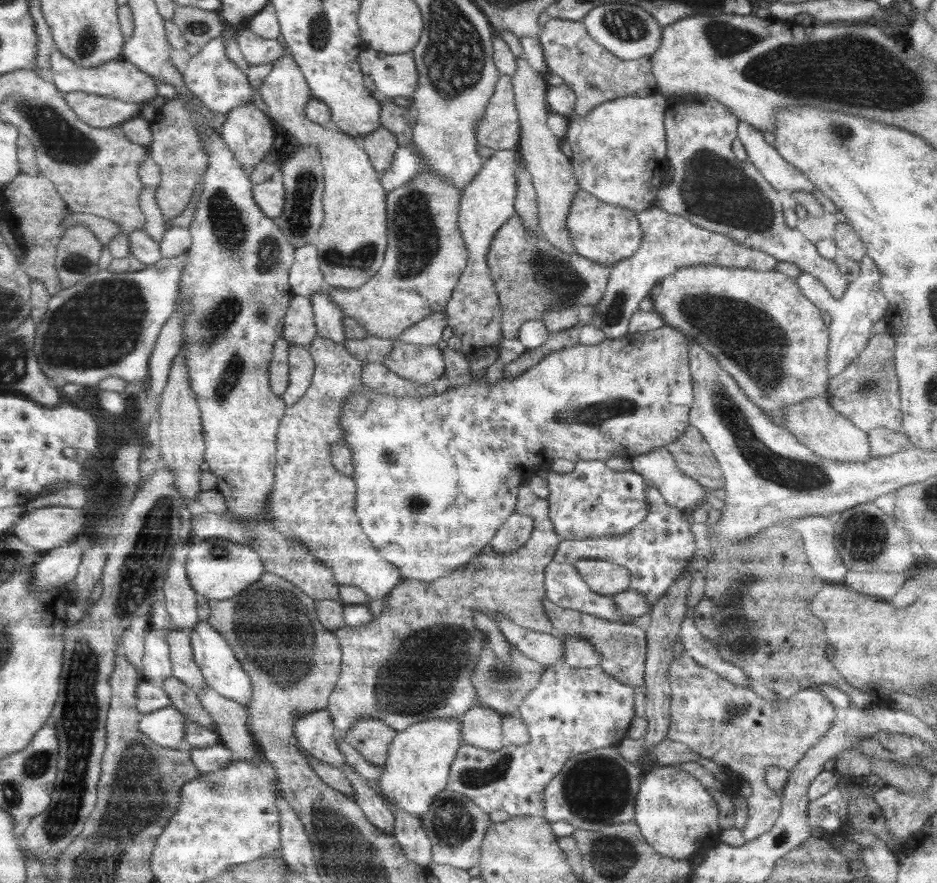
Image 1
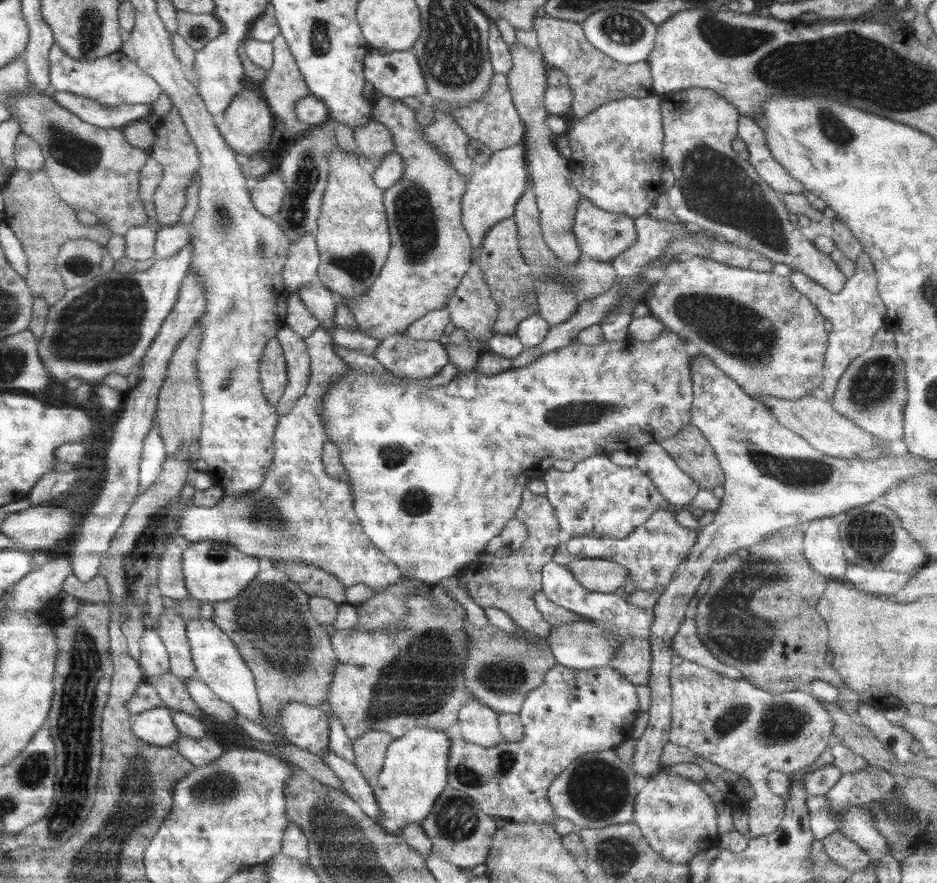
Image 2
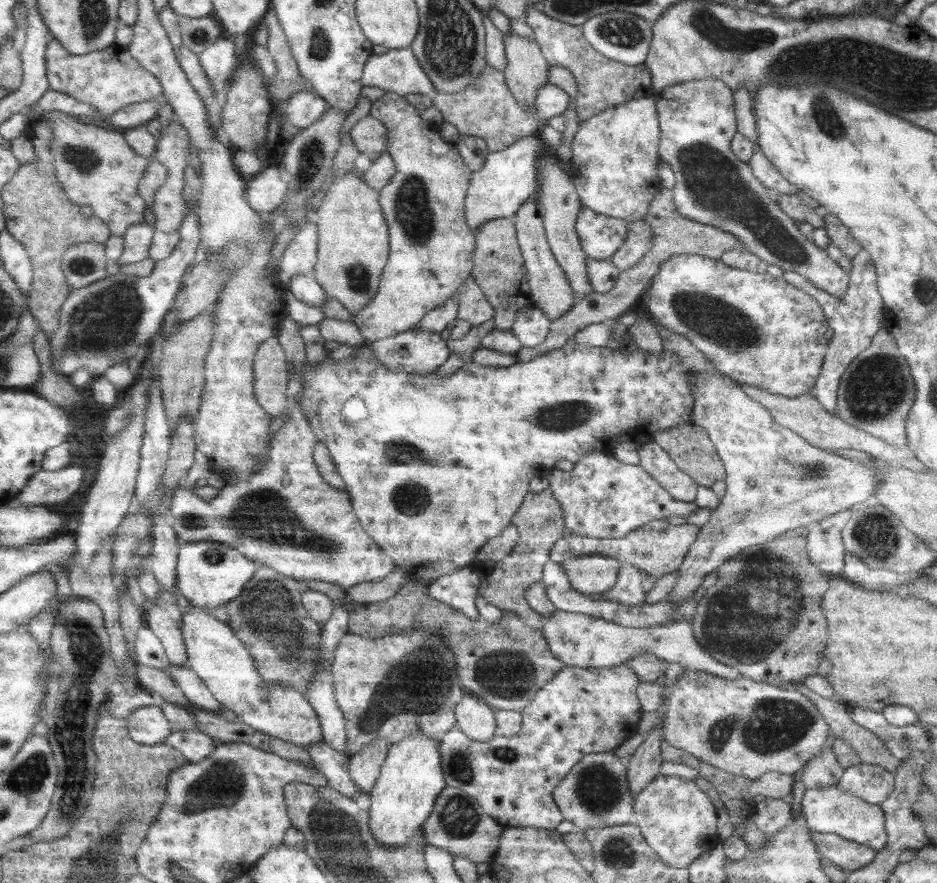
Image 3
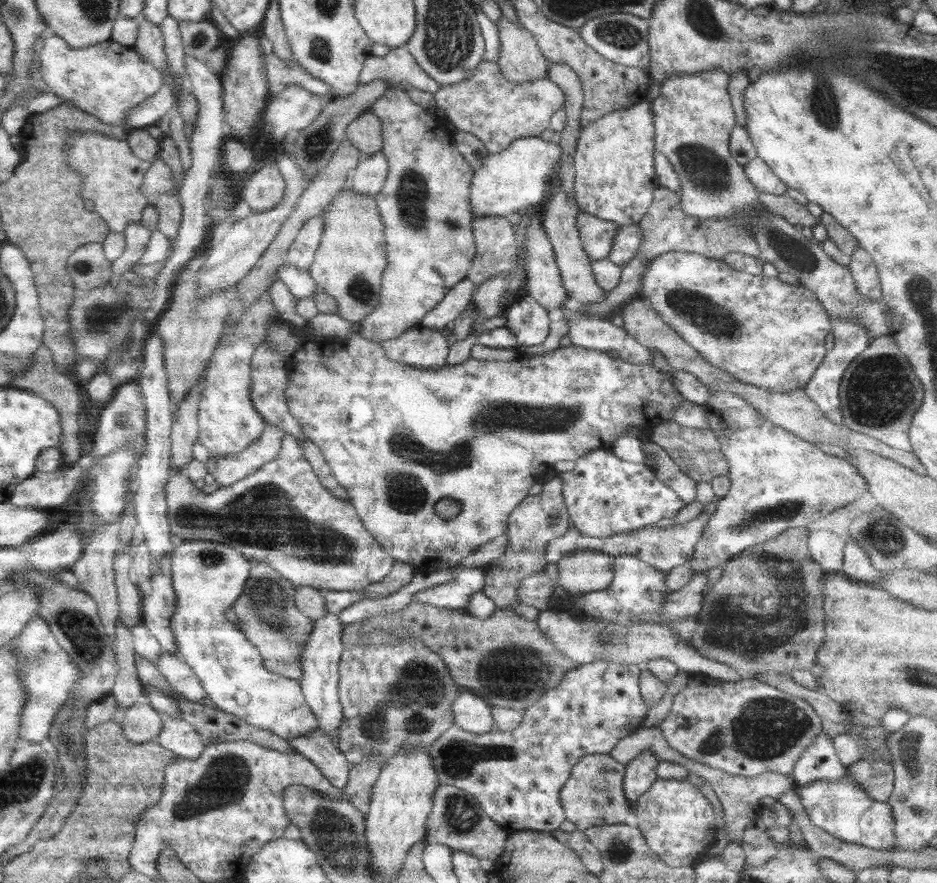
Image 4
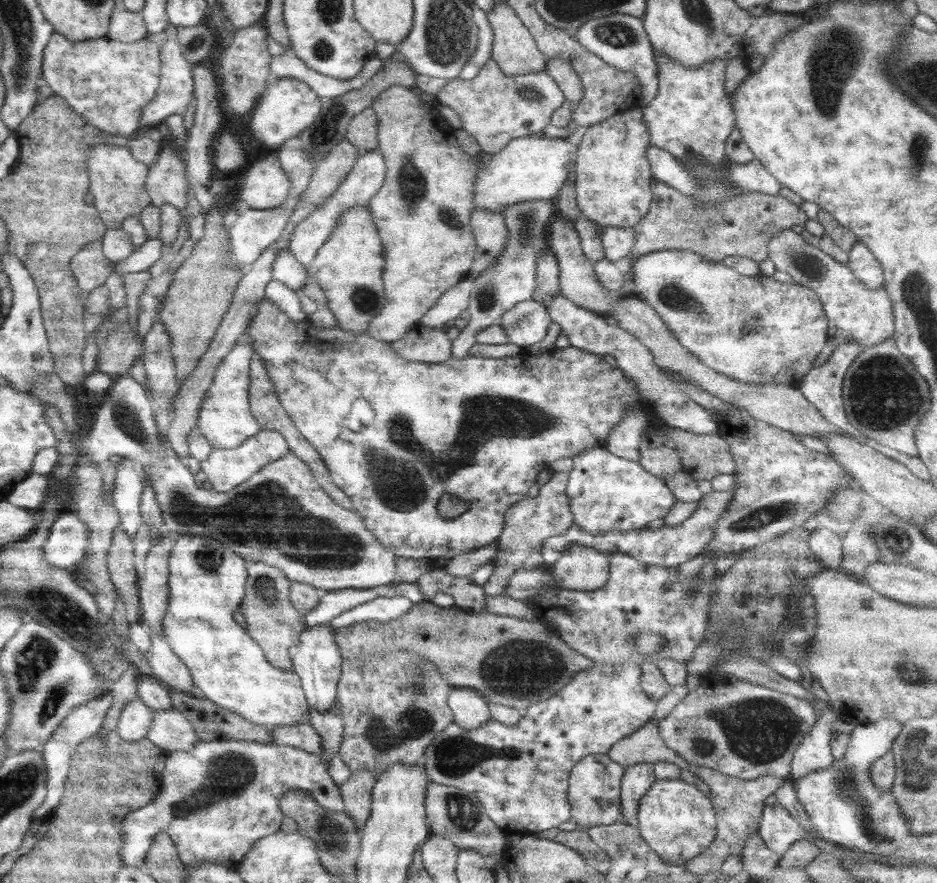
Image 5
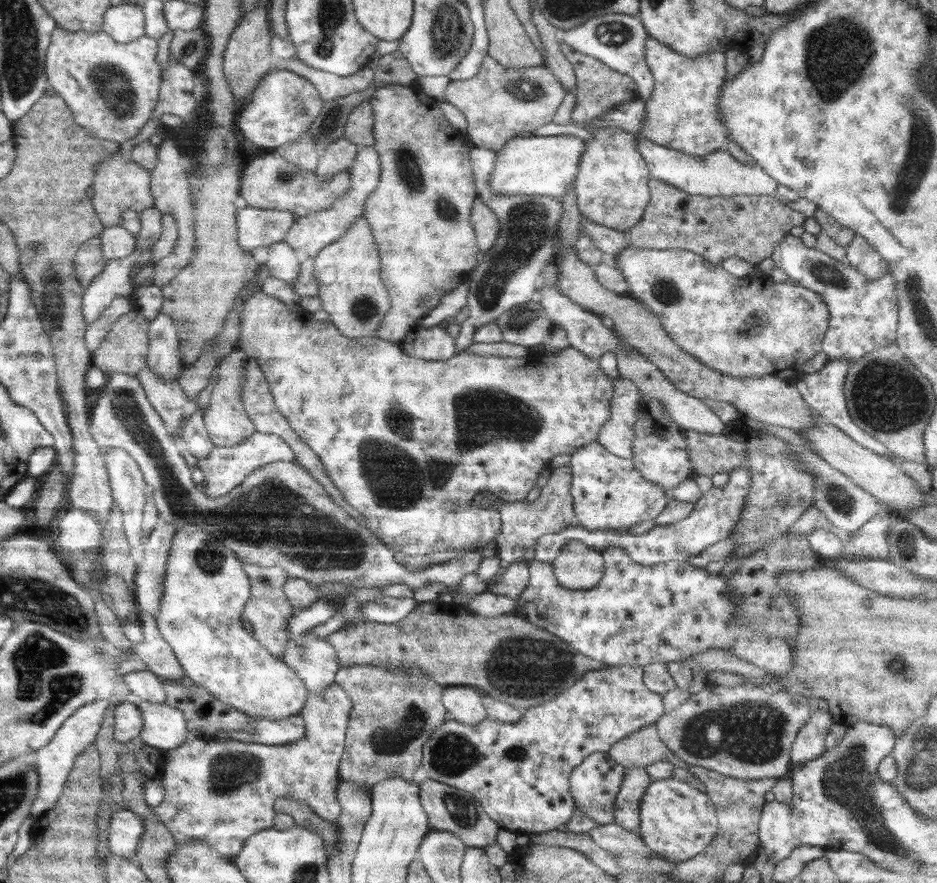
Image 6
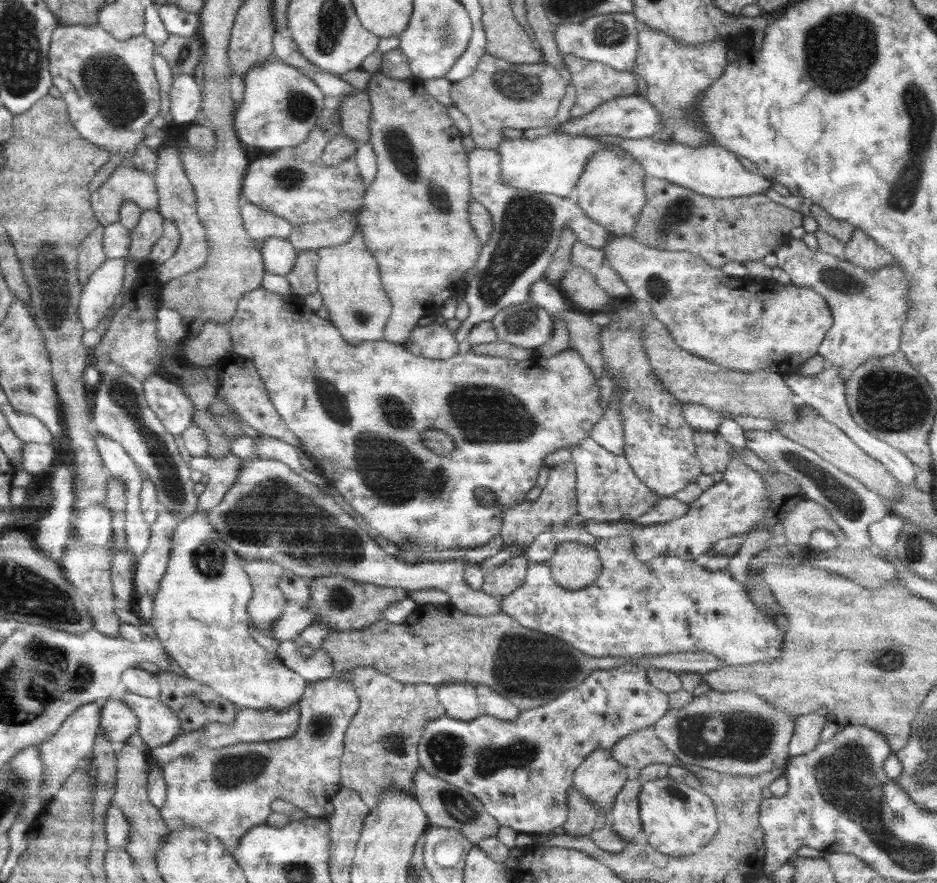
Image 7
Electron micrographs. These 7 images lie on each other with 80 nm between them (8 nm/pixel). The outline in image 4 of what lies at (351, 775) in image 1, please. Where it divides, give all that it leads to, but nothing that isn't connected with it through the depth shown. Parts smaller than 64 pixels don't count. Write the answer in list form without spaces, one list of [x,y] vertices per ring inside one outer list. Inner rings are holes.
[[[319,728],[287,741],[298,753],[310,759],[336,788],[343,790],[348,782],[352,765],[339,751],[338,742],[328,738]]]

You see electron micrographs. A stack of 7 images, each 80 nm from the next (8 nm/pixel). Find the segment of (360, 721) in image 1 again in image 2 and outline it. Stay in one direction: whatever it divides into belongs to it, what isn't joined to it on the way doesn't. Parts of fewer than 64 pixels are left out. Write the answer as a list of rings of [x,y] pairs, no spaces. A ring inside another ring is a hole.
[[[381,730],[363,732],[353,740],[353,763],[368,782],[382,770],[388,745],[393,740],[393,736]]]

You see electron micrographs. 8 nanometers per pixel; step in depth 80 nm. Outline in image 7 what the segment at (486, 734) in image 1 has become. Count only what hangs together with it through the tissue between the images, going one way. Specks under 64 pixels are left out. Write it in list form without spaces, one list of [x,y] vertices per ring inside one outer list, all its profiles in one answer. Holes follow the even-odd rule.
[[[450,681],[437,685],[437,697],[445,708],[445,714],[456,720],[471,721],[483,710],[478,702],[475,685]]]

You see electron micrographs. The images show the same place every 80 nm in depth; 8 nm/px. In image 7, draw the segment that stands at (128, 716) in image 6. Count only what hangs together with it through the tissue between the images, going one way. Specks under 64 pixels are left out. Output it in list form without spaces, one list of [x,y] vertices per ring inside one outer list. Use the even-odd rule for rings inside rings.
[[[114,699],[102,702],[99,734],[112,742],[125,743],[138,729],[138,717],[128,704]]]

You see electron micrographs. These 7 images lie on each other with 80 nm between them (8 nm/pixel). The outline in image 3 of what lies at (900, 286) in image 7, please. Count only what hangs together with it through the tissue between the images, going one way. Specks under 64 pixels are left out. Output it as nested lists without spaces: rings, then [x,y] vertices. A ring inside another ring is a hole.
[[[692,80],[658,91],[655,103],[660,122],[658,154],[673,170],[674,186],[671,191],[677,211],[685,219],[709,224],[733,234],[743,244],[743,248],[759,256],[767,264],[779,266],[784,271],[797,272],[824,292],[842,298],[849,285],[849,273],[825,251],[832,243],[825,229],[815,228],[810,236],[803,234],[798,223],[775,201],[778,193],[764,187],[754,177],[749,163],[738,160],[732,152],[731,140],[737,133],[737,121],[730,88],[726,88],[720,80]]]

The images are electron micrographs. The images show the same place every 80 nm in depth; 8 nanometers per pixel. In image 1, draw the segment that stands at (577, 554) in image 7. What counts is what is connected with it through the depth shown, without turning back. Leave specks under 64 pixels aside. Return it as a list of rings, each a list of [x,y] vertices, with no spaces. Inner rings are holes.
[[[579,559],[574,562],[574,567],[592,592],[597,594],[612,597],[629,589],[629,571],[611,561]]]

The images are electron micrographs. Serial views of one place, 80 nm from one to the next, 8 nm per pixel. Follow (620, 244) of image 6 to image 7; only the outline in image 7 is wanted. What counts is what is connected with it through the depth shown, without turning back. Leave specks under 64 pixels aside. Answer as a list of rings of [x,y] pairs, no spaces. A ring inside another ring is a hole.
[[[475,147],[468,152],[468,166],[472,198],[488,210],[492,216],[493,229],[489,239],[482,245],[476,268],[478,272],[466,284],[463,300],[469,306],[469,315],[454,333],[460,346],[480,322],[491,321],[503,308],[530,300],[530,287],[546,272],[565,226],[574,231],[577,240],[603,250],[616,237],[608,229],[584,214],[578,203],[568,197],[516,190],[500,180],[501,158],[497,151]]]

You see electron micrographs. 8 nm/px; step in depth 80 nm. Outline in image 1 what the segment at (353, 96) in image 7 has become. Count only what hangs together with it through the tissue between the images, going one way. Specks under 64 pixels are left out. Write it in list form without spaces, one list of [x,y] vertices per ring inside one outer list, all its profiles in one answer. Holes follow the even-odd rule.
[[[382,126],[368,135],[353,139],[368,153],[371,165],[379,174],[384,174],[391,167],[394,153],[400,148],[394,134]]]

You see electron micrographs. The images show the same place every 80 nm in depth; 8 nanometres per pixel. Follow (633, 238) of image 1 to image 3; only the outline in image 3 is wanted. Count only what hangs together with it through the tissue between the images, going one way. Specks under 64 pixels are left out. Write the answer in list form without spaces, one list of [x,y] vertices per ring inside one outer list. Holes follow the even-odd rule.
[[[582,205],[575,229],[587,256],[606,261],[619,250],[621,244],[624,244],[627,224],[626,220],[594,212]]]

